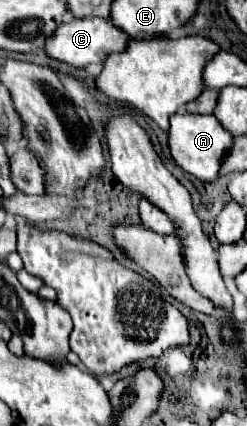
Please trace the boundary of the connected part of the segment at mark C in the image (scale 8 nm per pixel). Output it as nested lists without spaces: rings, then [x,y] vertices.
[[[86,16],[86,18],[70,18],[64,20],[58,30],[54,32],[54,36],[50,36],[46,40],[46,52],[48,56],[62,60],[70,66],[76,68],[86,68],[88,64],[96,64],[96,62],[104,62],[108,54],[112,52],[122,52],[128,46],[128,34],[120,32],[120,28],[116,28],[116,24],[112,24],[112,18],[100,18],[100,16]]]

